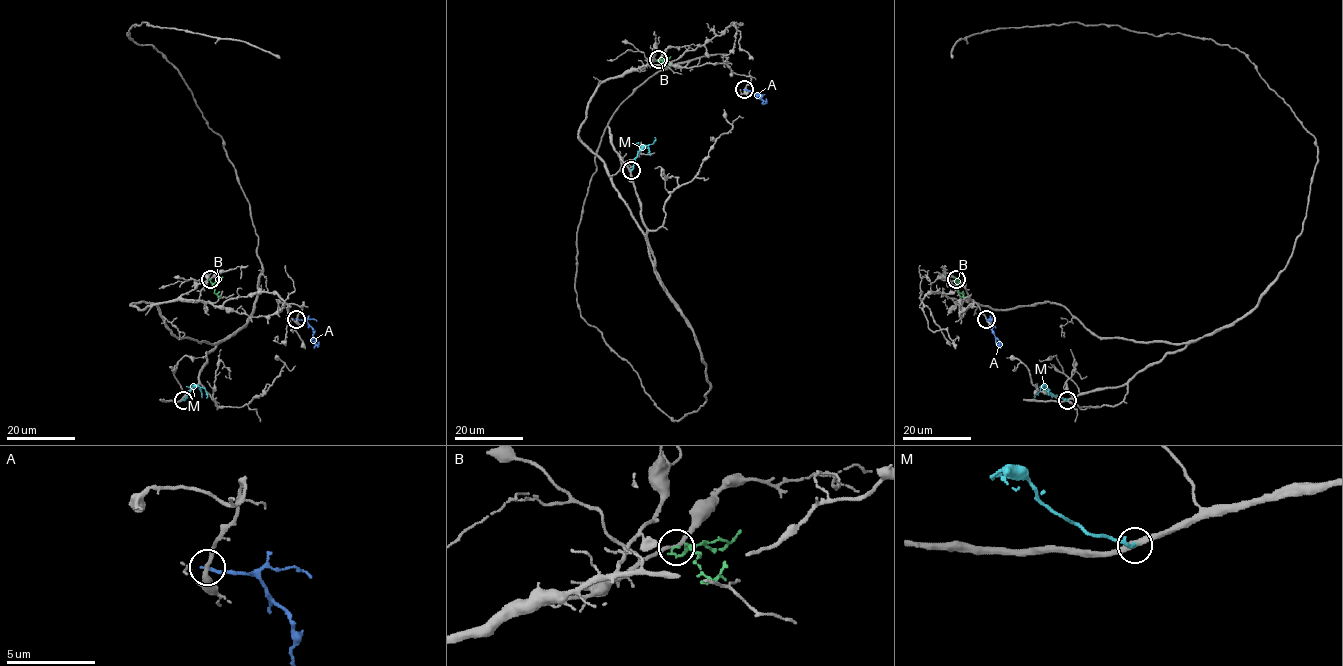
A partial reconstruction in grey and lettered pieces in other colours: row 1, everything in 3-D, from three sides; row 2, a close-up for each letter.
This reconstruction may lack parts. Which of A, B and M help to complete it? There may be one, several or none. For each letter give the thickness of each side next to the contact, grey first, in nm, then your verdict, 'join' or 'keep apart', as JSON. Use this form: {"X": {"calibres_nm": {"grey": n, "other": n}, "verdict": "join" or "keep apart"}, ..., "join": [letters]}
{"A": {"calibres_nm": {"grey": 280, "other": 190}, "verdict": "keep apart"}, "B": {"calibres_nm": {"grey": 190, "other": 130}, "verdict": "keep apart"}, "M": {"calibres_nm": {"grey": 360, "other": 180}, "verdict": "join"}, "join": ["M"]}

